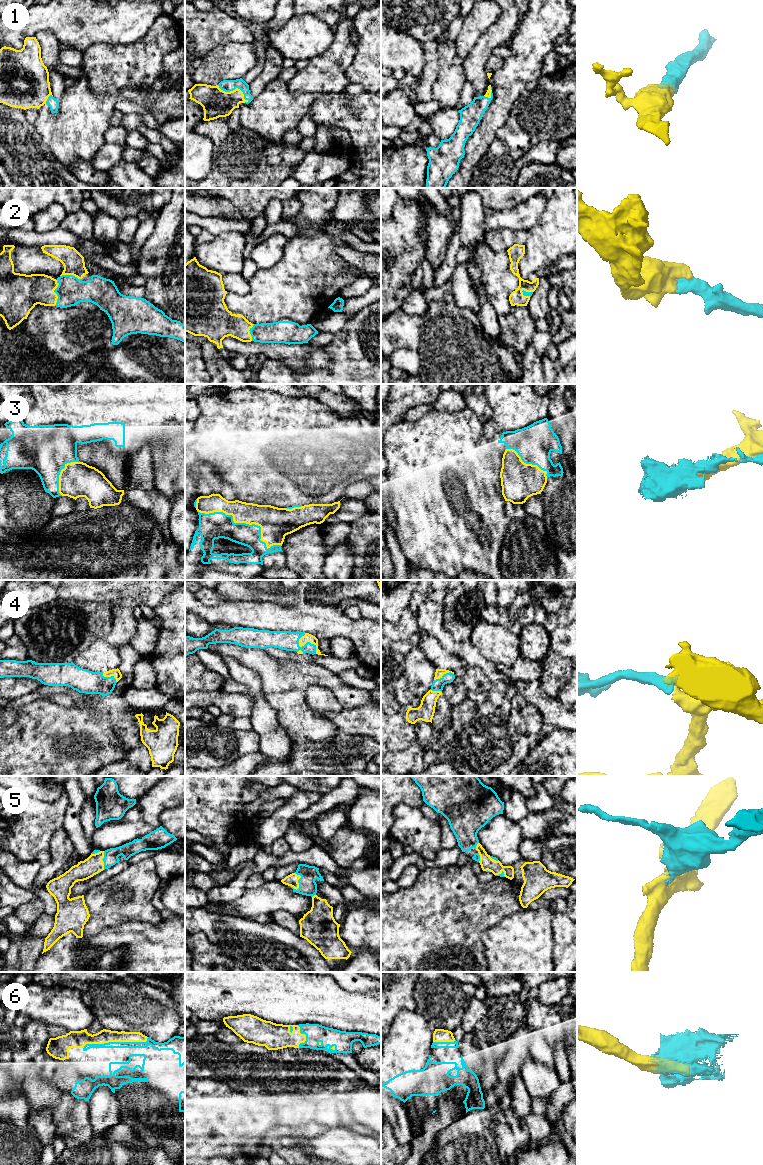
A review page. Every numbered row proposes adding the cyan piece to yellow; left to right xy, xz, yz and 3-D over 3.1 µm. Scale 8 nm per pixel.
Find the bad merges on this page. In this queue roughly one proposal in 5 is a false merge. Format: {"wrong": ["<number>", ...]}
{"wrong": []}

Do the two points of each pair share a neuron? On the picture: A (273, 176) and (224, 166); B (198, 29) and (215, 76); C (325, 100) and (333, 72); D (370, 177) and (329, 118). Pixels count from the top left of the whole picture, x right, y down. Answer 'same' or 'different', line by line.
A: same
B: different
C: different
D: same

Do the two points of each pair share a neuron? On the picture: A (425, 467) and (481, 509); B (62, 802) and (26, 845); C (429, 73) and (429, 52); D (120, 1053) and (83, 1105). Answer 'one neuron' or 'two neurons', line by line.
A: one neuron
B: one neuron
C: one neuron
D: two neurons

